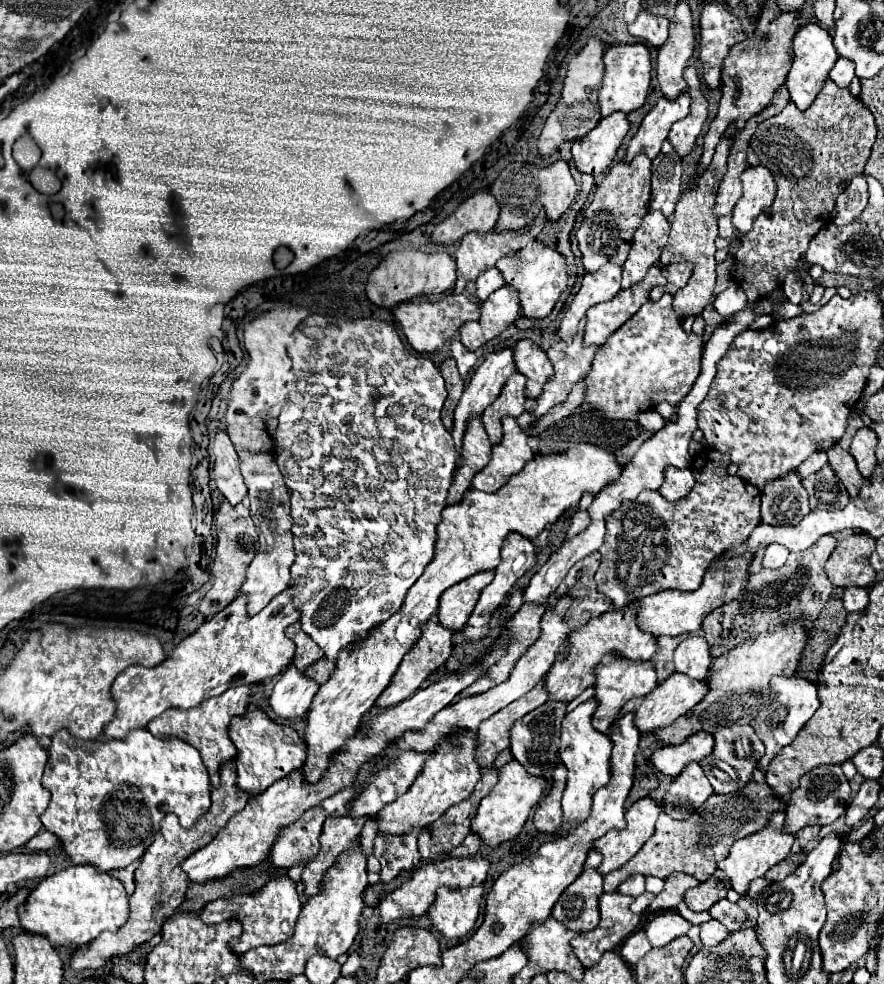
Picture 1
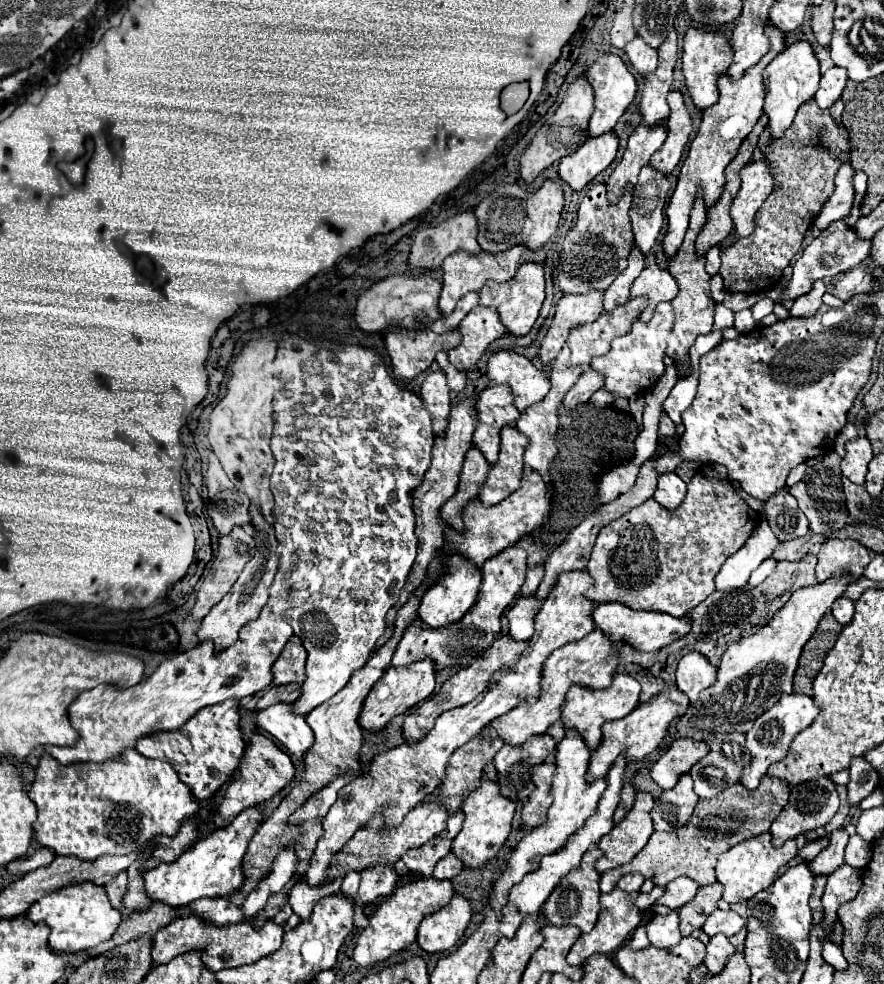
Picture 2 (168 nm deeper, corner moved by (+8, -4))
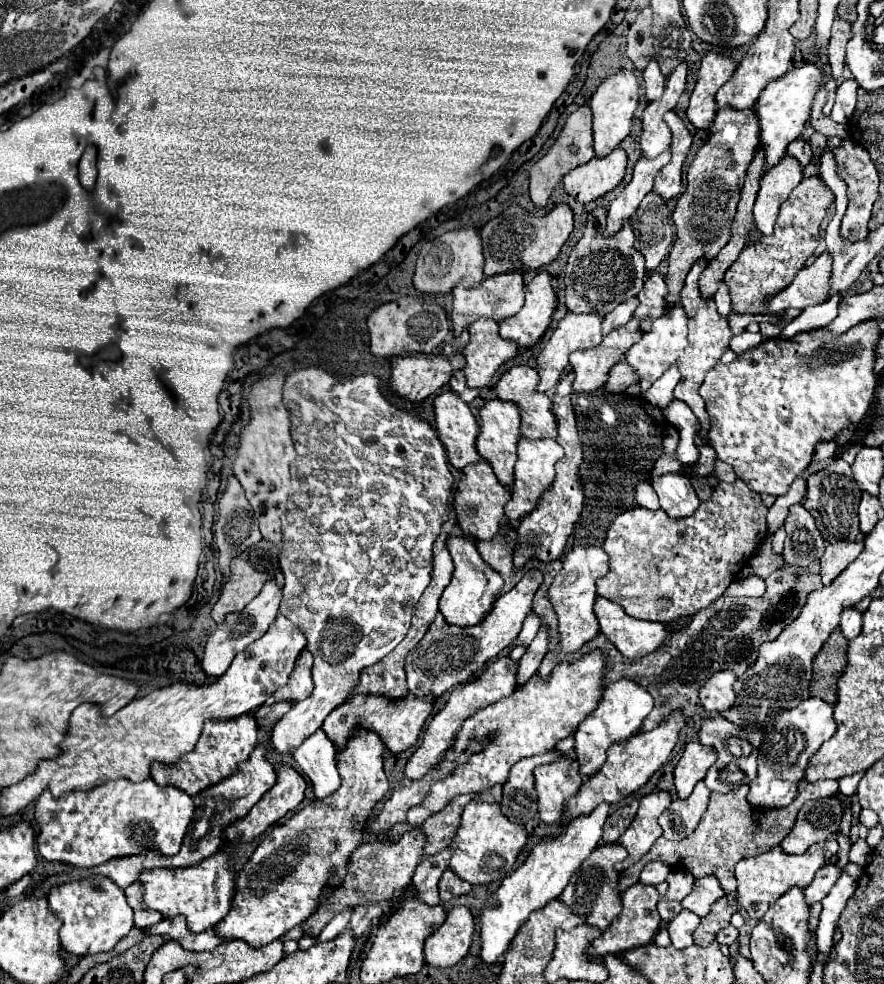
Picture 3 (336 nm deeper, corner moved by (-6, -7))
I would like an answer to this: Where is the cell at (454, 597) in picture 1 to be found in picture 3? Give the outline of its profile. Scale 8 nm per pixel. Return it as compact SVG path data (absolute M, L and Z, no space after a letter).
M448 537L446 547L454 561L454 575L450 585L444 589L440 597L440 613L444 615L448 625L456 627L470 627L478 625L486 613L490 613L492 603L496 601L496 595L502 591L502 577L480 557L476 543L466 537Z

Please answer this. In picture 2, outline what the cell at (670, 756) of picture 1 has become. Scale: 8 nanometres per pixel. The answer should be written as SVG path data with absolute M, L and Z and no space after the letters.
M674 740L672 746L654 762L650 776L664 790L678 782L678 776L688 772L692 764L708 754L708 744L704 740Z

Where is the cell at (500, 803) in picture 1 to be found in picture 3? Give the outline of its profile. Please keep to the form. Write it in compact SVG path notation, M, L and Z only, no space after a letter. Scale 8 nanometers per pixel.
M472 799L464 807L458 831L452 837L452 857L448 861L448 869L470 885L488 885L492 881L500 881L512 873L516 857L520 855L526 839L526 829L502 817L498 803L480 803Z

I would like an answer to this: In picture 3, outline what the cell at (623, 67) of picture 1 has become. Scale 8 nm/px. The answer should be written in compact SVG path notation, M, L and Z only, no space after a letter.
M622 69L616 75L604 79L600 87L594 91L590 99L592 109L592 127L594 127L594 153L596 157L606 157L610 151L614 151L630 133L630 121L634 117L634 111L638 109L638 99L642 95L642 87L638 81L638 75L634 71Z

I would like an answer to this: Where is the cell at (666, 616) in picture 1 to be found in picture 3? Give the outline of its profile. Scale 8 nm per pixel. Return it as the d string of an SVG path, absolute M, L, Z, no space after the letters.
M600 597L594 601L594 615L598 619L600 633L604 633L608 641L630 659L652 653L658 645L666 645L666 637L670 637L670 631L664 625L634 619L624 613L620 605Z

